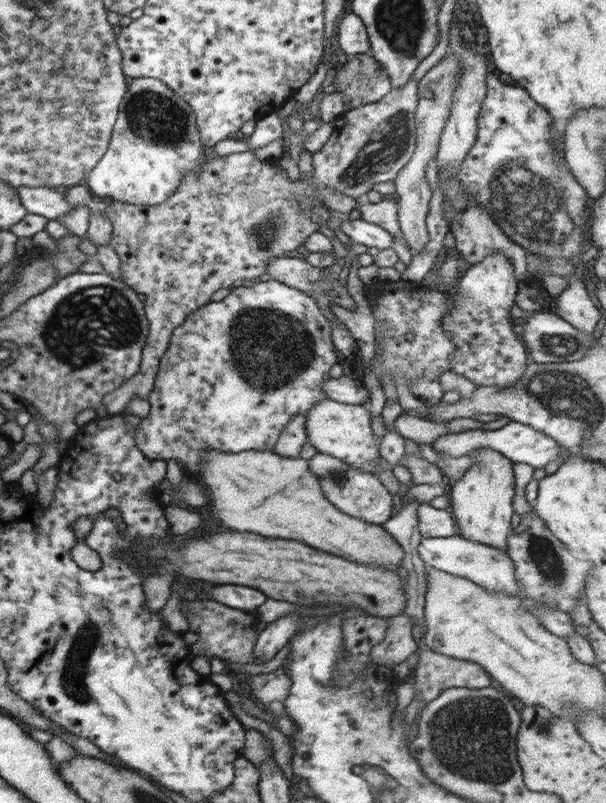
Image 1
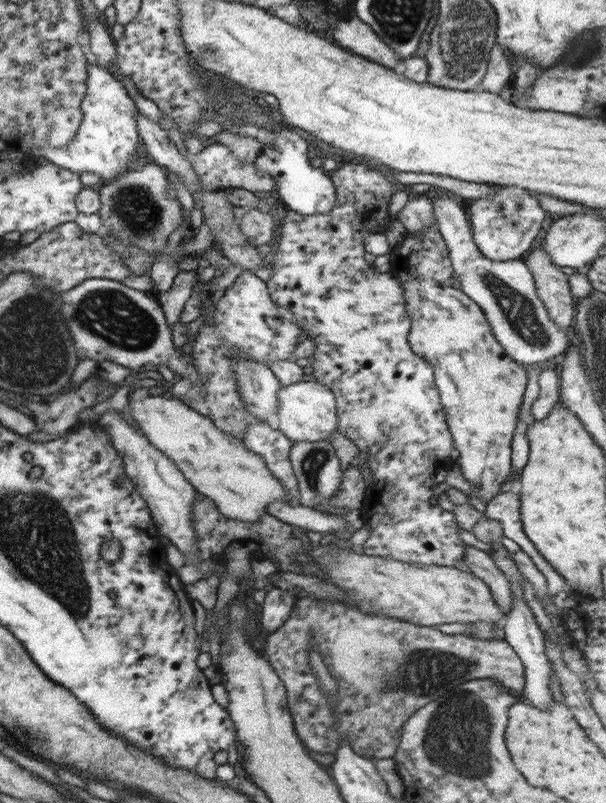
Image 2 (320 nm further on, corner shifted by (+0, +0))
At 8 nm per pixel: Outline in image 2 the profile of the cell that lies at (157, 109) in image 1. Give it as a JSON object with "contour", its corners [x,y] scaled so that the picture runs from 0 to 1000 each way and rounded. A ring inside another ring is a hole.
{"contour":[[[145,81],[145,100],[142,100],[142,120],[135,125],[135,143],[132,162],[117,182],[106,184],[56,186],[58,194],[71,194],[91,205],[124,215],[153,214],[167,222],[167,228],[183,225],[211,213],[211,204],[228,192],[231,168],[224,158],[223,144],[231,142],[224,128],[211,121],[211,113],[201,103],[175,90],[175,85]]]}

